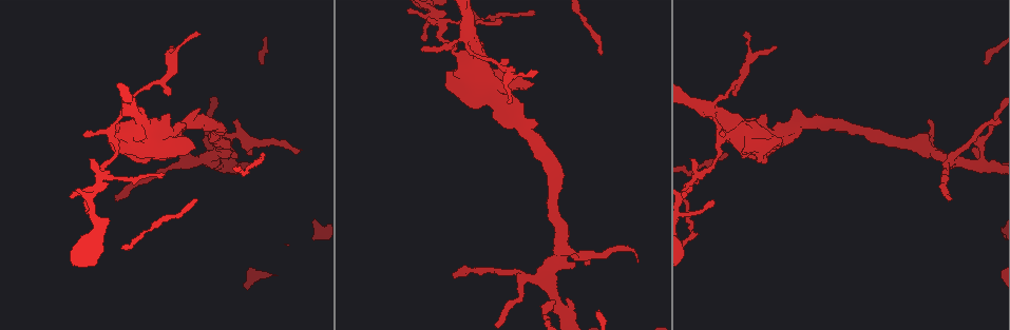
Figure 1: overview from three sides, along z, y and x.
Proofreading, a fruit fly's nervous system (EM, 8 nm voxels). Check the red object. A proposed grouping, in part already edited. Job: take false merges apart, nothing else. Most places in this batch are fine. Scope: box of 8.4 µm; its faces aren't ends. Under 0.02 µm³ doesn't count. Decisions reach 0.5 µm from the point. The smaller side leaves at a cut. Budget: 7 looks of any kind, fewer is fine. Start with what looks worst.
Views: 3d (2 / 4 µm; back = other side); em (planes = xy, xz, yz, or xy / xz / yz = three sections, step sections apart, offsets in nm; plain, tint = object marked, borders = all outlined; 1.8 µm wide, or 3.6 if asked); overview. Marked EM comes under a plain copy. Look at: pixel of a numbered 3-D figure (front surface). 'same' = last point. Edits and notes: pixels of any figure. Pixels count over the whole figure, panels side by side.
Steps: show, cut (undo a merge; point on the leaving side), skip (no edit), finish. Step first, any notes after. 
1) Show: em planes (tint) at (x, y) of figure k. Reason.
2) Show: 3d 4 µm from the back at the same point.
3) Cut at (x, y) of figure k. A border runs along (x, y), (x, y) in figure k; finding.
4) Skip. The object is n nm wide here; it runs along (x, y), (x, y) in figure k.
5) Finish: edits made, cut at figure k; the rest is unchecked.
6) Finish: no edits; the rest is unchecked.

Show: em yz step 4 (tint) at (468, 42) of figure 1. Thin arm on a thick one.

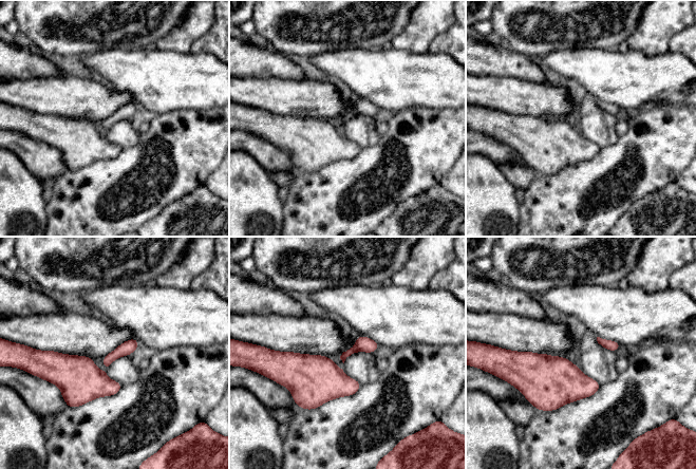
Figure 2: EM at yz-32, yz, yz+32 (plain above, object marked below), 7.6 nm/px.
Skip. The object is 110 nm wide here; continuous, no second neuron.

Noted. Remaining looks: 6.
Show: em 3.6 µm xy step 16 (tint) at (246, 139) of figure 1.

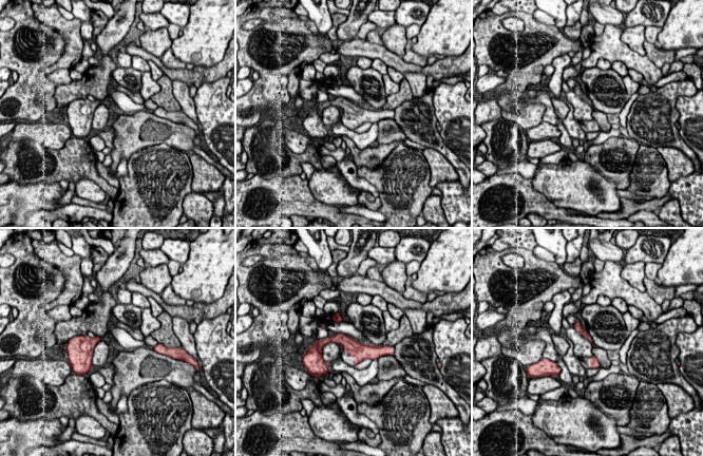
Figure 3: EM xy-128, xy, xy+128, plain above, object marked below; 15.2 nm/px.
Show: em 3.6 µm planes (tint) at the same point.

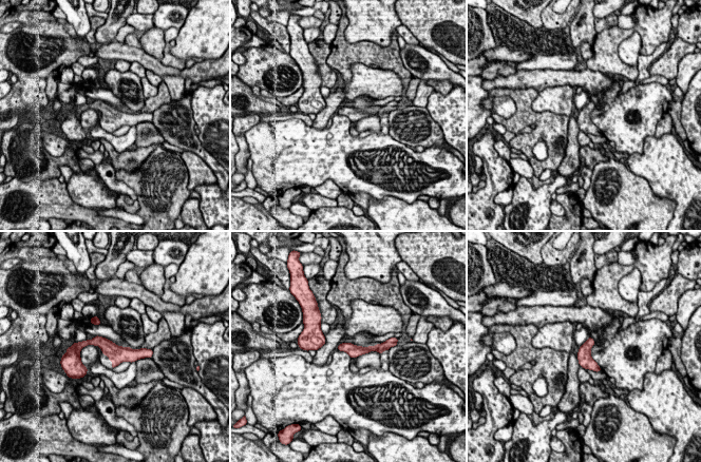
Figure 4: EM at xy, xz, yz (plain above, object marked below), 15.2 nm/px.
Skip. It runs along (82, 344), (143, 350) in figure 4; one neuron here.

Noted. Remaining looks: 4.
Show: em 3.6 µm yz step 8 (tint) at (503, 97) of figure 1. Sudden change in width.

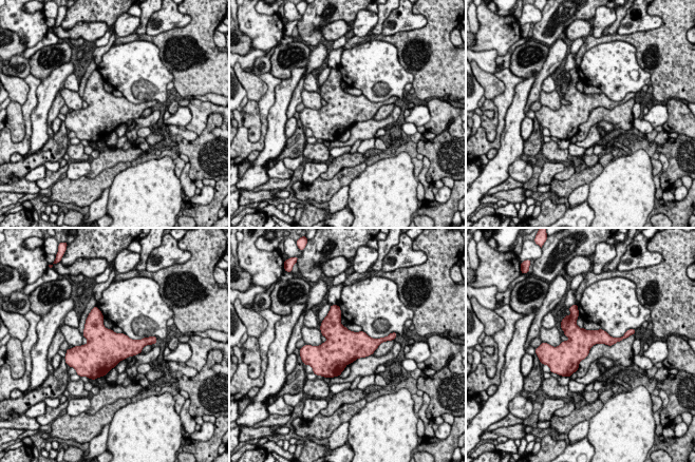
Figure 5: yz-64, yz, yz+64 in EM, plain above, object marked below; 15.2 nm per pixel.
Skip. One neuron here.

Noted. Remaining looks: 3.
Finish: no edits; the rest is unchecked.

